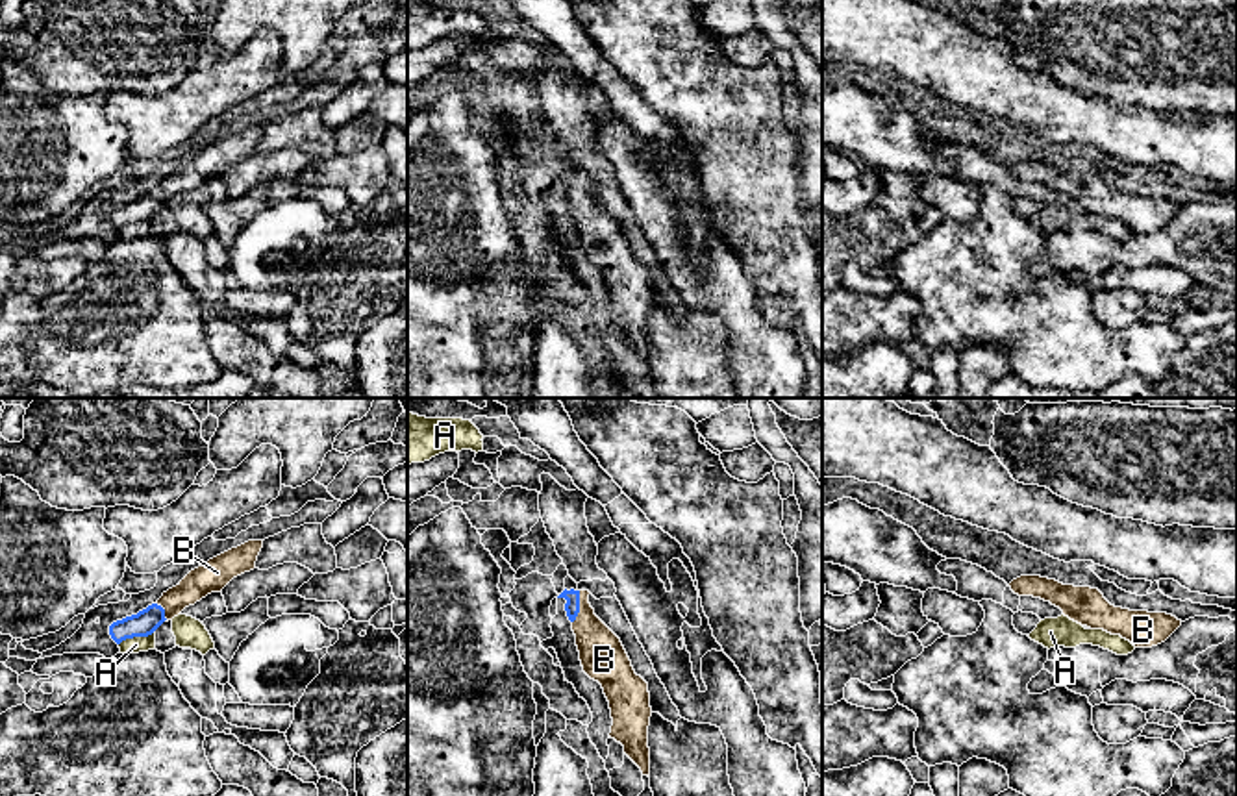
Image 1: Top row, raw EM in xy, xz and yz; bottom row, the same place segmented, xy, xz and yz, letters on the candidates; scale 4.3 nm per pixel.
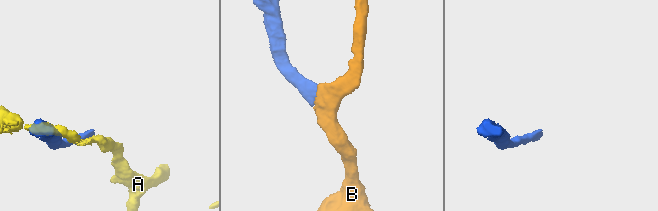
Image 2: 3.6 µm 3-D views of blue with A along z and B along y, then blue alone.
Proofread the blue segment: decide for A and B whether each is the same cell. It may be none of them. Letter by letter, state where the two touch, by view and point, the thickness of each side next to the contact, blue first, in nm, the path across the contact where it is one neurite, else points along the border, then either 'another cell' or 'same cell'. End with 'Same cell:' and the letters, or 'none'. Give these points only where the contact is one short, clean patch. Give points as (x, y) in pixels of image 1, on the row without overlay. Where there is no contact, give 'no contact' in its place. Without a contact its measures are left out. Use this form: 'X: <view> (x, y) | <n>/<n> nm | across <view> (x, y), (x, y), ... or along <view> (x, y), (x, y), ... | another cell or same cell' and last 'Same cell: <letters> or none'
A: xy (136, 221) | 110/70 nm | another cell
B: xz (578, 193) | 60/200 nm | across xz (573, 182), (578, 193), (602, 241) | same cell
Same cell: B

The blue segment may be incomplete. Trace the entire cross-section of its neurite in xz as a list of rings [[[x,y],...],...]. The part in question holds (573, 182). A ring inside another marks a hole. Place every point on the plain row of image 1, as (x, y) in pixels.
[[[563,176],[583,257],[598,267],[611,294],[611,318],[624,339],[650,361],[648,311],[652,302],[648,268],[635,259],[620,224],[594,200],[589,176]]]

